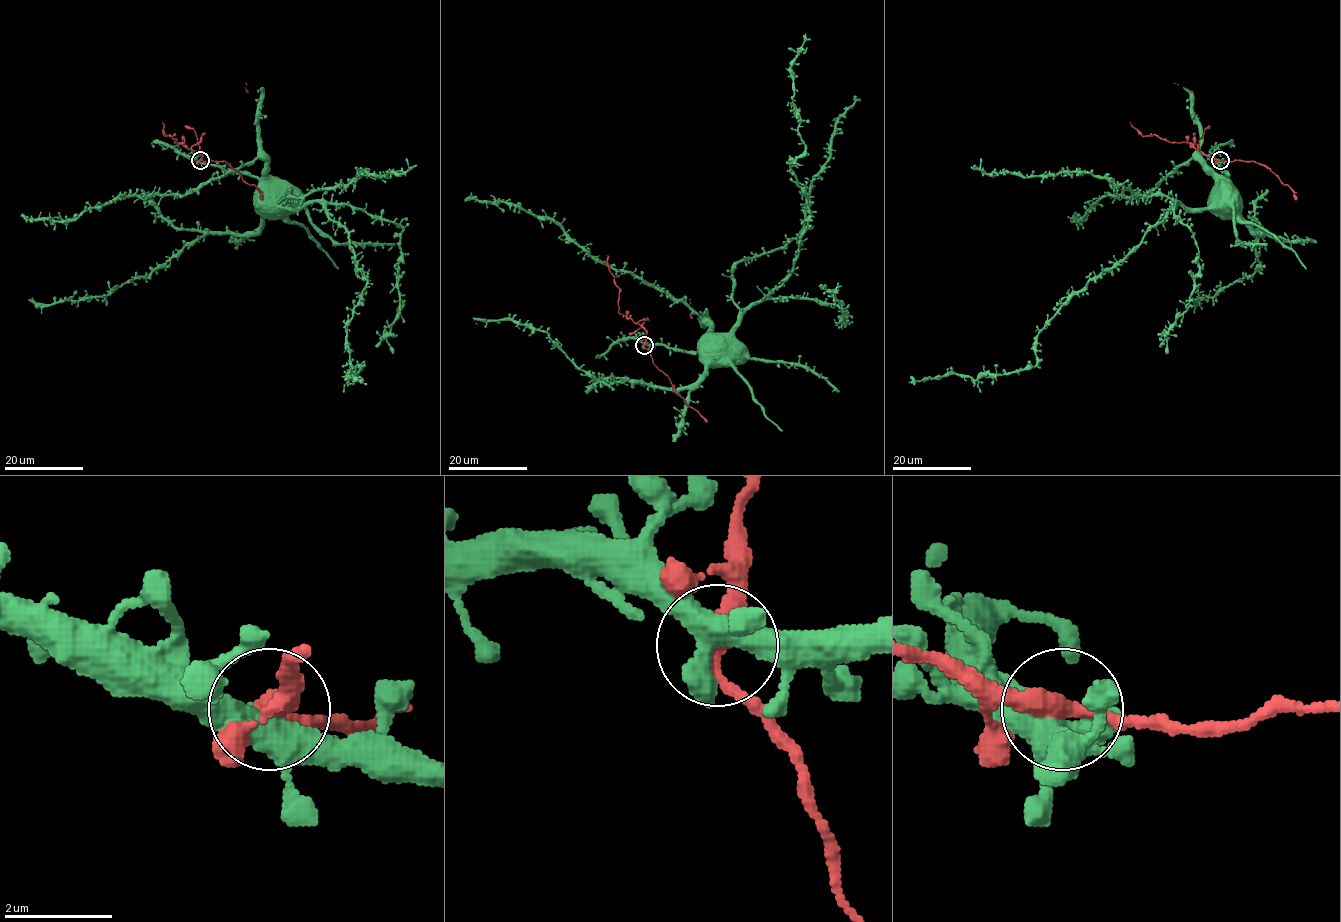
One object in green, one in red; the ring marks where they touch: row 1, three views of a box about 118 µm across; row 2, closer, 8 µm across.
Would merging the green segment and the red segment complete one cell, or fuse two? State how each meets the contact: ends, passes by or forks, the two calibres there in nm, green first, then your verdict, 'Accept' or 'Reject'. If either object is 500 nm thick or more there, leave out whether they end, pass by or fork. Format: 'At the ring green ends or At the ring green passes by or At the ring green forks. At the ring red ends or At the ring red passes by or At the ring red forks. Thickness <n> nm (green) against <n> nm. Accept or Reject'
At the ring green forks. At the ring red passes by. Thickness 440 nm (green) against 360 nm. Accept

